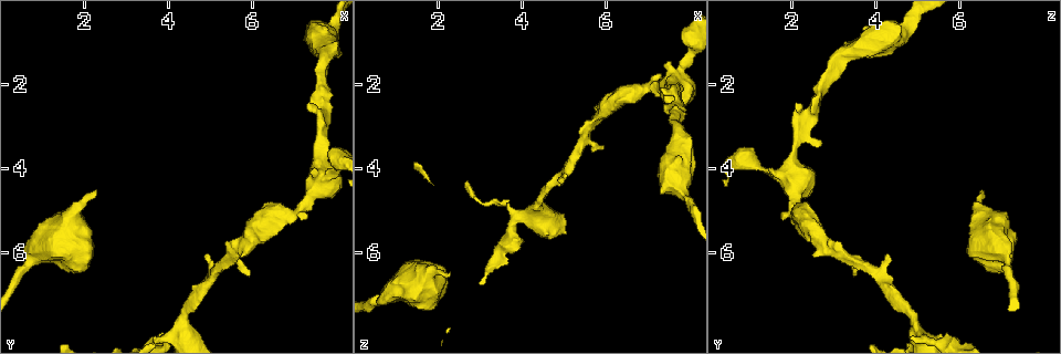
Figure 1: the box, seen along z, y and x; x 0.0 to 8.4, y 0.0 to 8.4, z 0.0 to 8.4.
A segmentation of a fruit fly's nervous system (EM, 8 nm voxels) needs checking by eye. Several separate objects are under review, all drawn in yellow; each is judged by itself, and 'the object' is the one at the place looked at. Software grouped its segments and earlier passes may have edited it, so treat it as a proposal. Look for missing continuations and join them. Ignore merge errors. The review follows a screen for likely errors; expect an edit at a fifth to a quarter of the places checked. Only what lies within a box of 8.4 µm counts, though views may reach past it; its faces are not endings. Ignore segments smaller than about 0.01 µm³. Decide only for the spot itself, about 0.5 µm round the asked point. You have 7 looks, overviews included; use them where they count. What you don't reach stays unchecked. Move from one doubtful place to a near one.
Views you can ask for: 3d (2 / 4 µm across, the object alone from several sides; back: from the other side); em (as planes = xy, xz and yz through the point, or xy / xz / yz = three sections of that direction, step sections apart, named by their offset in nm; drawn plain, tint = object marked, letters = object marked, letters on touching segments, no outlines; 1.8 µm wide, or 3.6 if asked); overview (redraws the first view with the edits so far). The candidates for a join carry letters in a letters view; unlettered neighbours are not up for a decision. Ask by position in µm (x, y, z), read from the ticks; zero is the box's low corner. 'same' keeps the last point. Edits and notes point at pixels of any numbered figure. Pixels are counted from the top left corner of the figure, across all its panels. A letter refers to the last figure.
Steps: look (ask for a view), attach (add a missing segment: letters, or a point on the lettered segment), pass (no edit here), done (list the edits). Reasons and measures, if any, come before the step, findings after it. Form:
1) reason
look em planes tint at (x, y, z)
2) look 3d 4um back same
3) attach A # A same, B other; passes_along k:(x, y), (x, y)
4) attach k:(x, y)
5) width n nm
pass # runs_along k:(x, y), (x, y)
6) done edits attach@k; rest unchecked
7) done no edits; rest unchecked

free end
look em yz step 8 tint at (7.30, 2.50, 2.10)

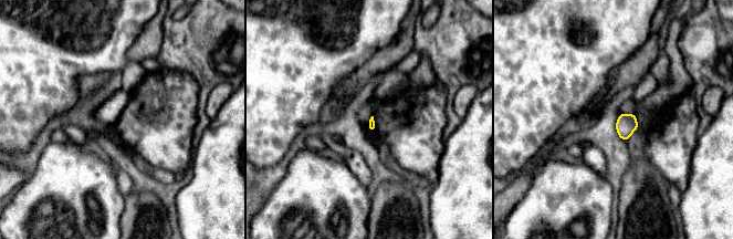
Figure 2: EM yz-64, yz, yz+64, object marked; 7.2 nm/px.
look em planes letters same

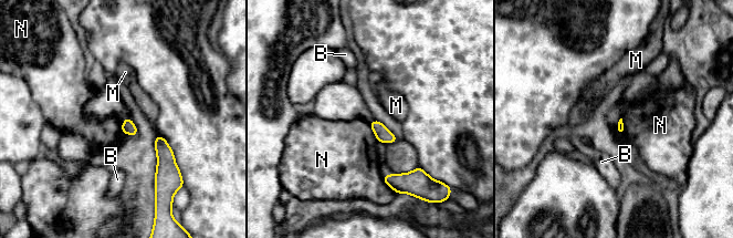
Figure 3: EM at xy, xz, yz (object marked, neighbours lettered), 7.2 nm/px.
pass # B other, M other, N other; border 3:(368, 123), (378, 141); none of them fits

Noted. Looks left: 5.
free end
look 3d 2um at (2.30, 4.55, 6.55)

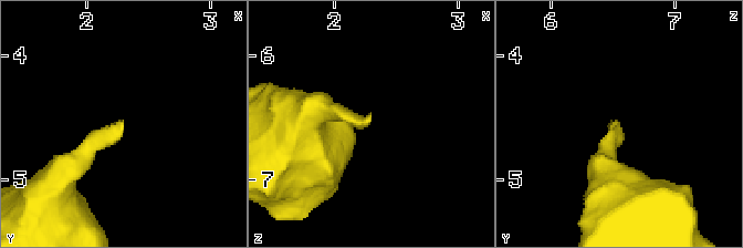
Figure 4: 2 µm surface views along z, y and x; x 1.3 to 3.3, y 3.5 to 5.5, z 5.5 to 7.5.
look em xy step 16 letters at (2.28, 4.54, 6.54)

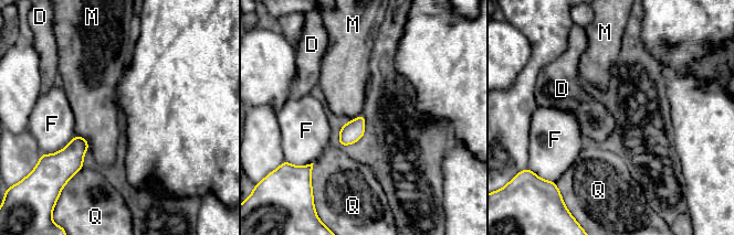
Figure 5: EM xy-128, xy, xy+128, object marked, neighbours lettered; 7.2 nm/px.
width 160 nm
pass # D other, F other, M other, Q other; border 5:(75, 135), (83, 138), (88, 148); no lettered segment goes on from it

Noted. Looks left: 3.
branch stops here
look em 3.6um planes letters at (5.90, 6.55, 3.50)

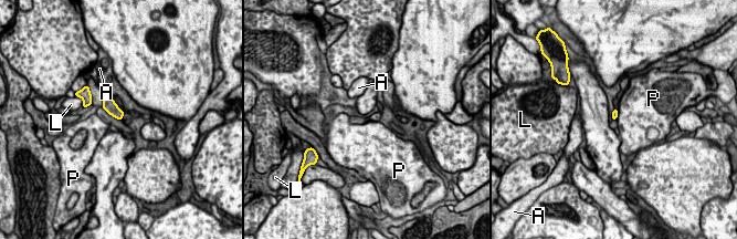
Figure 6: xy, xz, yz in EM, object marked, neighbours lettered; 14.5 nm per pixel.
width 100 nm
pass # A other, L other, P other; none of them fits

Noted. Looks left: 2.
done no edits; rest unchecked

